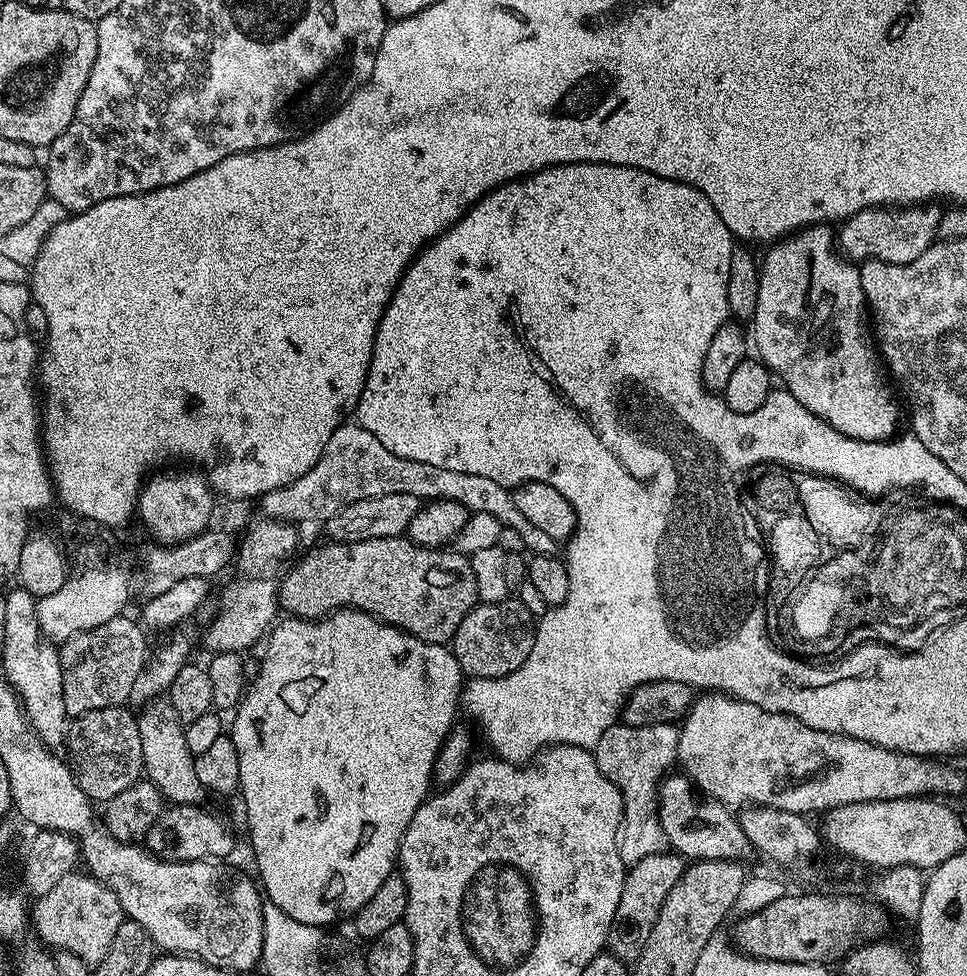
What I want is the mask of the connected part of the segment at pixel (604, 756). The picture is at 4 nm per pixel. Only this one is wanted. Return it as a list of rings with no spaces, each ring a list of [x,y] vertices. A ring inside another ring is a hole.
[[[617,722],[598,738],[594,749],[596,765],[602,774],[619,788],[623,796],[619,856],[625,867],[632,867],[652,854],[665,851],[667,840],[657,816],[659,787],[671,764],[677,763],[676,751],[680,729],[676,724],[630,726]]]

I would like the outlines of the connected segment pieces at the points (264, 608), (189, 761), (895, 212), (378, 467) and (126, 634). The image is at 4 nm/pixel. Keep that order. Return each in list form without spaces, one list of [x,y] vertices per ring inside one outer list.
[[[267,575],[254,576],[251,578],[240,578],[237,584],[232,584],[220,596],[220,613],[213,618],[205,630],[202,632],[202,644],[209,648],[209,653],[217,654],[222,652],[247,653],[247,648],[252,648],[256,643],[263,641],[267,637],[270,629],[277,623],[278,615],[281,611],[280,594],[277,581],[269,578]]]
[[[167,698],[151,700],[146,707],[139,709],[138,719],[144,759],[143,775],[164,795],[165,801],[173,805],[200,804],[206,793],[194,774],[194,757],[190,746],[186,746],[185,725],[180,723],[178,710],[174,710]]]
[[[932,202],[923,206],[863,208],[839,225],[839,243],[848,244],[850,251],[860,255],[861,261],[881,260],[883,264],[914,262],[918,254],[926,254],[928,247],[938,239],[942,212],[936,208],[939,207]]]
[[[341,422],[338,430],[330,434],[330,442],[326,442],[326,450],[322,450],[322,458],[302,478],[298,478],[293,484],[278,486],[270,490],[265,496],[259,497],[258,505],[265,517],[270,520],[282,520],[285,522],[297,522],[296,520],[317,520],[323,522],[329,520],[338,510],[346,510],[350,502],[362,502],[362,498],[382,498],[382,494],[414,494],[421,502],[430,500],[456,500],[462,506],[468,508],[469,513],[491,514],[498,518],[501,526],[518,530],[522,537],[525,549],[537,556],[554,556],[558,552],[558,541],[550,538],[539,526],[534,526],[526,519],[525,515],[518,511],[518,505],[514,503],[512,492],[491,478],[482,478],[478,474],[462,474],[458,470],[442,470],[442,466],[429,466],[426,462],[410,462],[410,458],[398,458],[370,430],[366,430],[358,422]]]
[[[127,615],[115,616],[110,622],[102,626],[94,626],[89,632],[79,632],[63,641],[59,645],[60,665],[62,666],[62,698],[66,698],[66,710],[69,717],[75,718],[88,711],[98,710],[100,707],[114,707],[127,705],[130,689],[138,674],[142,674],[144,663],[150,655],[149,637],[145,629],[135,619],[127,620]]]

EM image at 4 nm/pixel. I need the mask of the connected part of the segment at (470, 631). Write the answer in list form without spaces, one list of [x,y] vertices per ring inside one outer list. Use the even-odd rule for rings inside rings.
[[[518,598],[493,604],[477,603],[470,614],[462,618],[462,626],[458,626],[458,630],[452,635],[450,647],[465,677],[473,680],[502,678],[518,670],[518,666],[526,662],[536,641],[537,623],[537,617],[532,616]]]

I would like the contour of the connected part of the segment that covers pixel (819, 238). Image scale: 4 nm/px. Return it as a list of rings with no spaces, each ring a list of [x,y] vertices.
[[[827,223],[805,226],[777,239],[760,264],[758,306],[750,321],[750,336],[759,359],[773,377],[806,410],[822,418],[834,430],[859,440],[890,440],[897,435],[896,419],[900,412],[896,400],[884,381],[882,357],[874,343],[873,333],[864,325],[866,301],[859,267],[836,253],[834,232]]]

